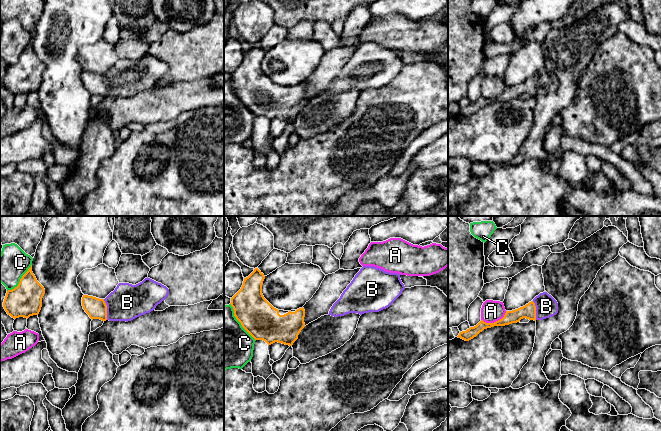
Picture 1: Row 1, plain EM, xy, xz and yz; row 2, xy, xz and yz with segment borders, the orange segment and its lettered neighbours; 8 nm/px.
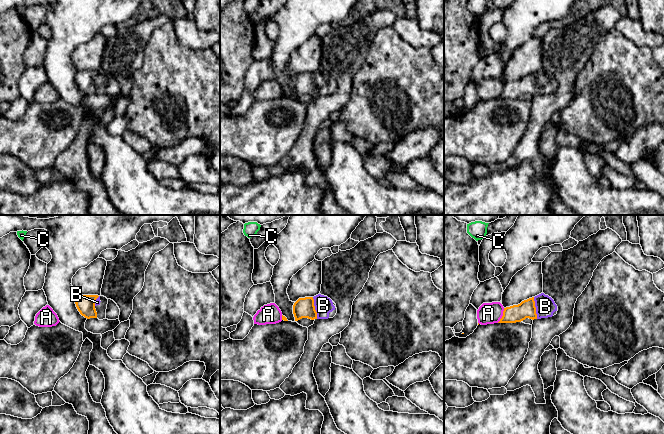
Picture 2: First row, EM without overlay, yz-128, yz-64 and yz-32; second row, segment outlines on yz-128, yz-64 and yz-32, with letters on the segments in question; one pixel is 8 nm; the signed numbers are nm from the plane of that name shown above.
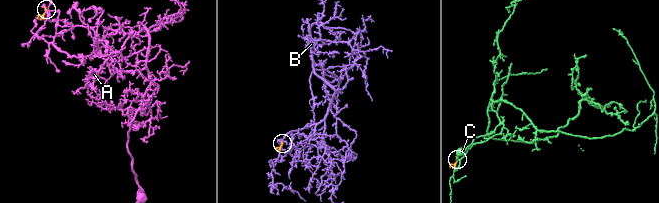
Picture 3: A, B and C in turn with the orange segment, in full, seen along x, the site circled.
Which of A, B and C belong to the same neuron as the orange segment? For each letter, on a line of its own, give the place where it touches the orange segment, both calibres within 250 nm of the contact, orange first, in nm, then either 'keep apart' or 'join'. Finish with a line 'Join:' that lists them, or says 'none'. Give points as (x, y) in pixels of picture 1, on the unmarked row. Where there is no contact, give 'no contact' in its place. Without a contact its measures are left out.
A: meets orange in yz at (494, 98); 110 nm thick on the orange side, 170 nm on the other; keep apart
B: meets orange in xy at (106, 85); 170 nm thick on the orange side, 280 nm on the other; join
C: meets orange in xz at (239, 97); 300 nm thick on the orange side, 400 nm on the other; keep apart
Join: B

